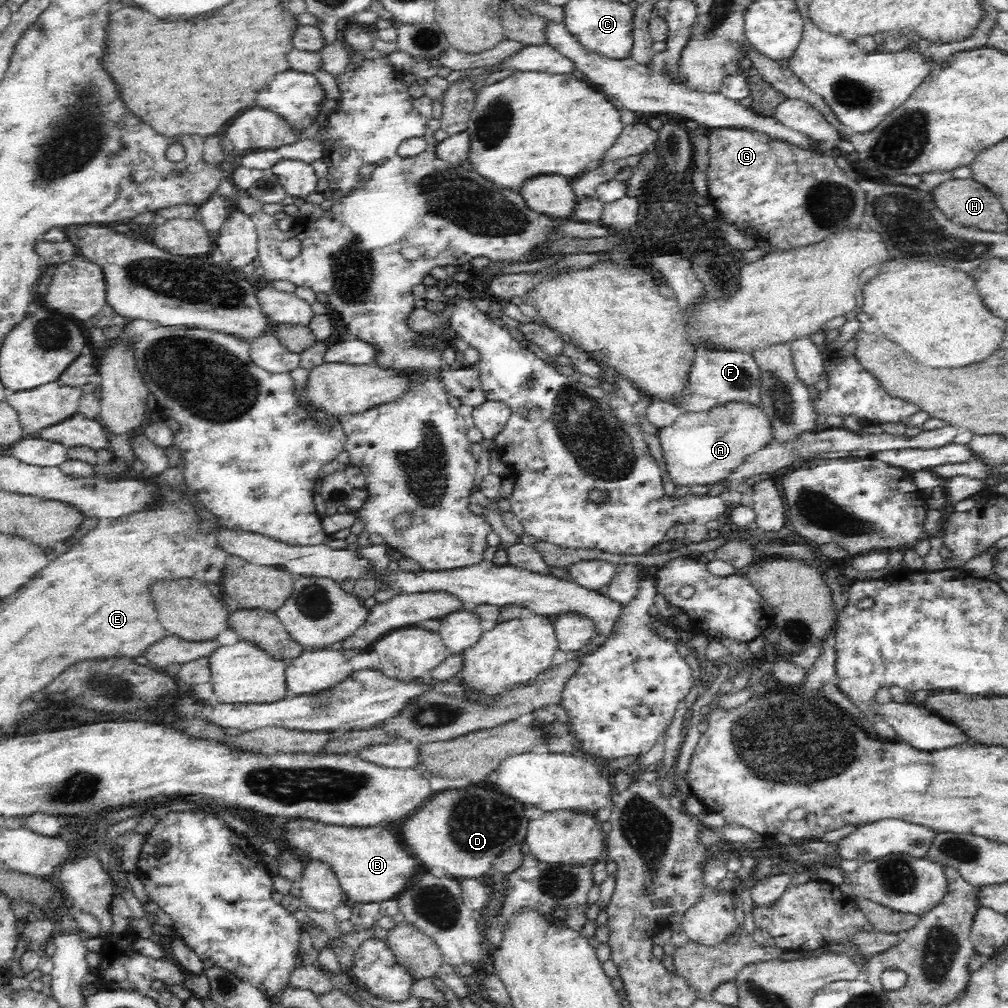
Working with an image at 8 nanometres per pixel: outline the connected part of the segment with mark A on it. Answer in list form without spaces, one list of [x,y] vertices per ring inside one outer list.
[[[730,401],[708,410],[686,411],[670,426],[659,429],[666,471],[675,486],[713,485],[728,479],[748,456],[774,441],[772,418],[764,405]]]

